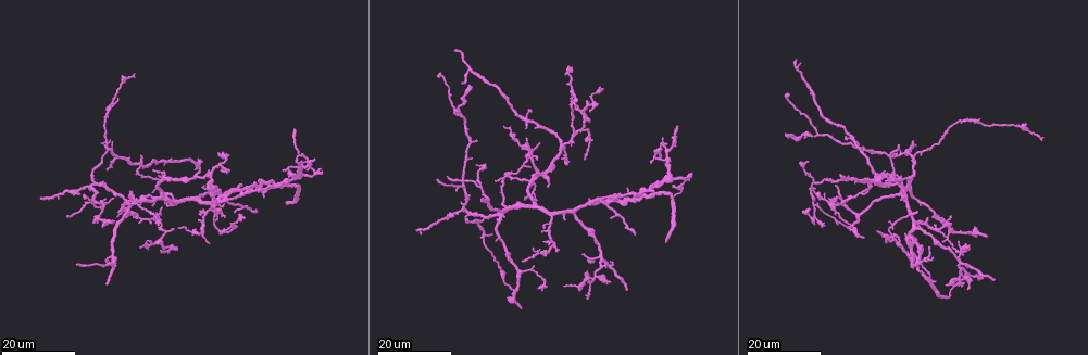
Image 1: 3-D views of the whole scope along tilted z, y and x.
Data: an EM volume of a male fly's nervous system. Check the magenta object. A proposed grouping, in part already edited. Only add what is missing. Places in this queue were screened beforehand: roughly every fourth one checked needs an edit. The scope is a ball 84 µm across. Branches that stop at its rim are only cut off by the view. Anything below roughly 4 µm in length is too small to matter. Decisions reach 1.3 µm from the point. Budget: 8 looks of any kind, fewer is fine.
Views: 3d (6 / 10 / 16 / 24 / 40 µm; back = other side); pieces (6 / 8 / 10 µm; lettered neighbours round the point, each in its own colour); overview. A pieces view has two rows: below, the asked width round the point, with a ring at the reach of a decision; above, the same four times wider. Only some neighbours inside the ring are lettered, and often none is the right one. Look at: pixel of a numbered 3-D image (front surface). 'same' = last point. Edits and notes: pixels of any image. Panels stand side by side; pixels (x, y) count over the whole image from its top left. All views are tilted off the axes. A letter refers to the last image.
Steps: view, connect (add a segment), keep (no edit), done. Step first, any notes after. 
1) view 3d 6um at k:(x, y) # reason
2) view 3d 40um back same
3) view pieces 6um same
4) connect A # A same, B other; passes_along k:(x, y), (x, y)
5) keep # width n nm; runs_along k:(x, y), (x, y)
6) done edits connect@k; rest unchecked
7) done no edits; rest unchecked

view 3d 16um at 1:(545, 243) # an open end

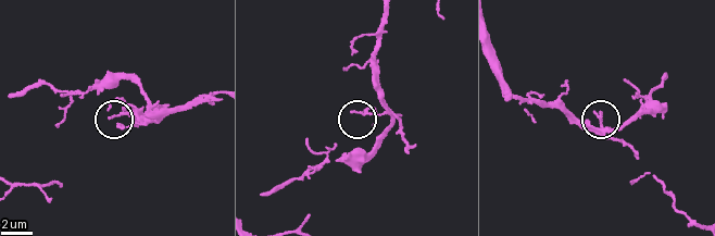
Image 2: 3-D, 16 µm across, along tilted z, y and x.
view pieces 10um at 2:(108, 118)

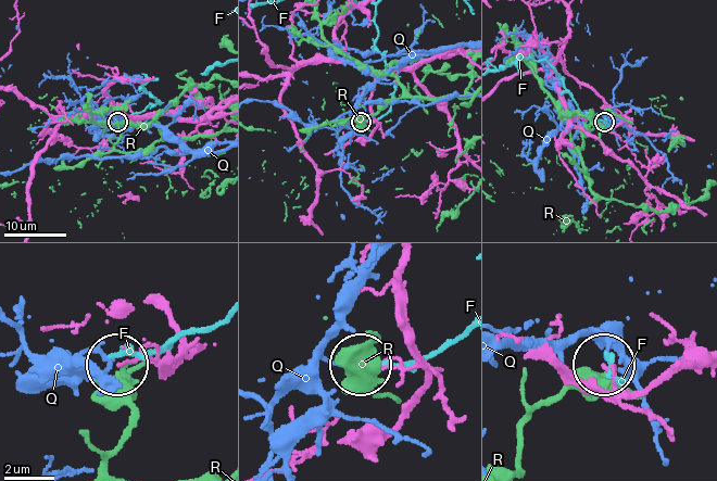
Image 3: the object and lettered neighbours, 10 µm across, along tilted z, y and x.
keep # width 100 nm; F other, Q other, R other; no lettered segment goes on from it

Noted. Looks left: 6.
view 3d 16um at 1:(142, 156) # free end

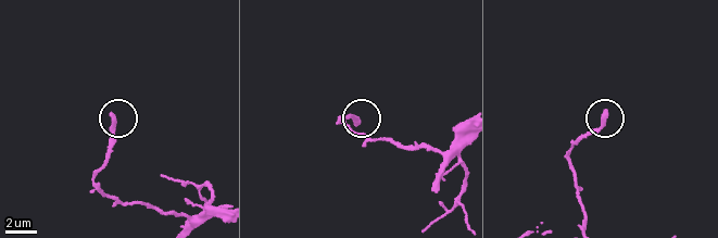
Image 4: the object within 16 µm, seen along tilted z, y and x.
view pieces 6um at 4:(111, 116)

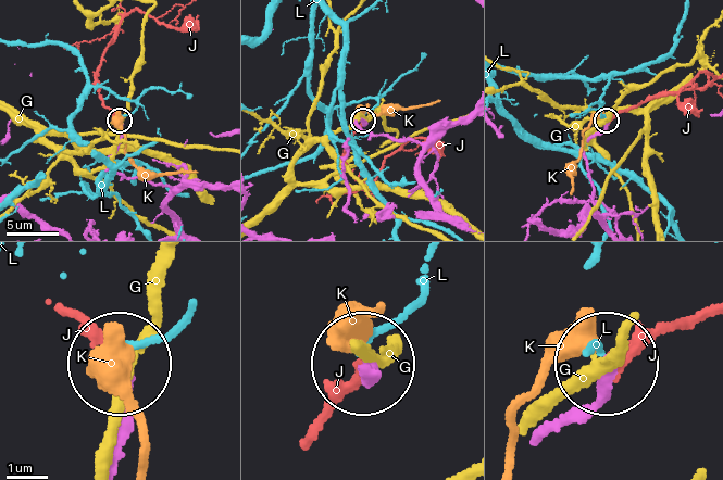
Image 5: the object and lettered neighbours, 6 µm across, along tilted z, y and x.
connect J # G other, J same, K other, L other; the neuron continues

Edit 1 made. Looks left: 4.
view 3d 24um at 1:(633, 233) # branch stops here

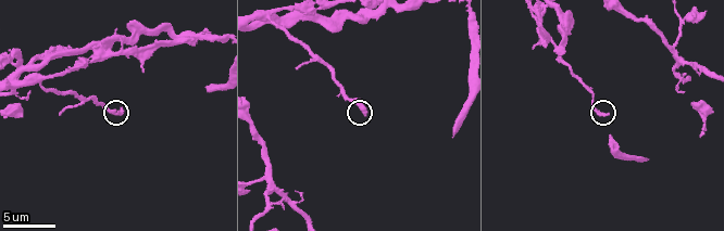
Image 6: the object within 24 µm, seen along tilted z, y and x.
view pieces 6um at 6:(366, 116) # see the neighbours

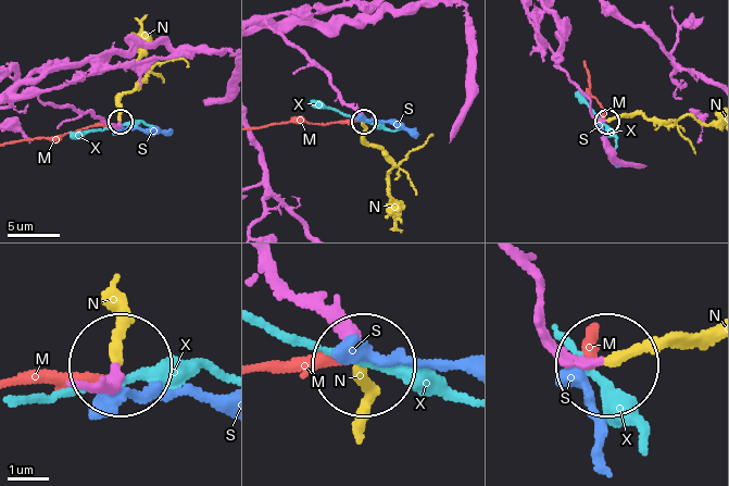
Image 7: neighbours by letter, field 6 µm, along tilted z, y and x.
connect N # width 190 nm; M other, N same, S other, X other; the neuron continues

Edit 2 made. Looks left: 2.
view 3d 24um at 1:(914, 211) # free end

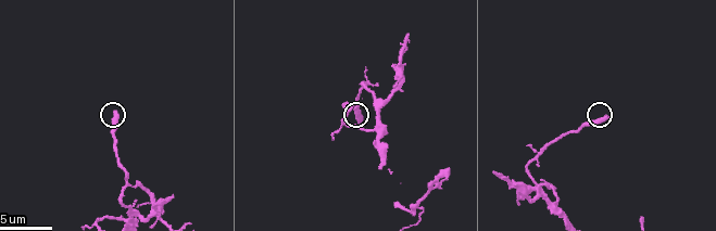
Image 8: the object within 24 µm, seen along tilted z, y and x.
view pieces 8um at 8:(361, 120)

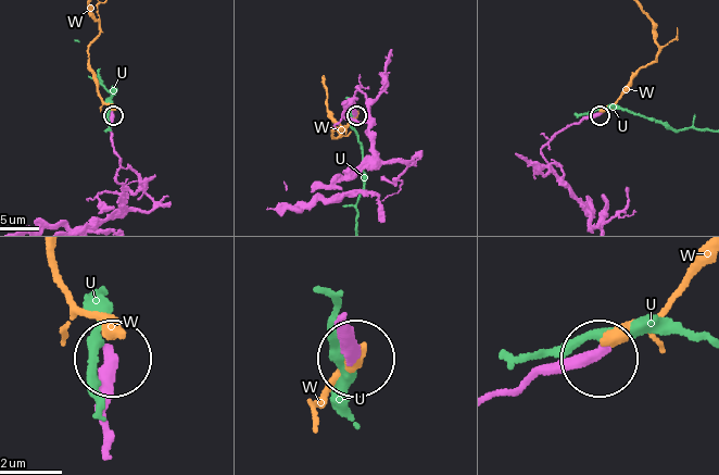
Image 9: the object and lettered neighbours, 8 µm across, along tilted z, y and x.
keep # U other, W other; runs_along 9:(500, 397), (598, 357); none of them fits

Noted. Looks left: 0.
done edits connect@5, connect@7; rest unchecked

